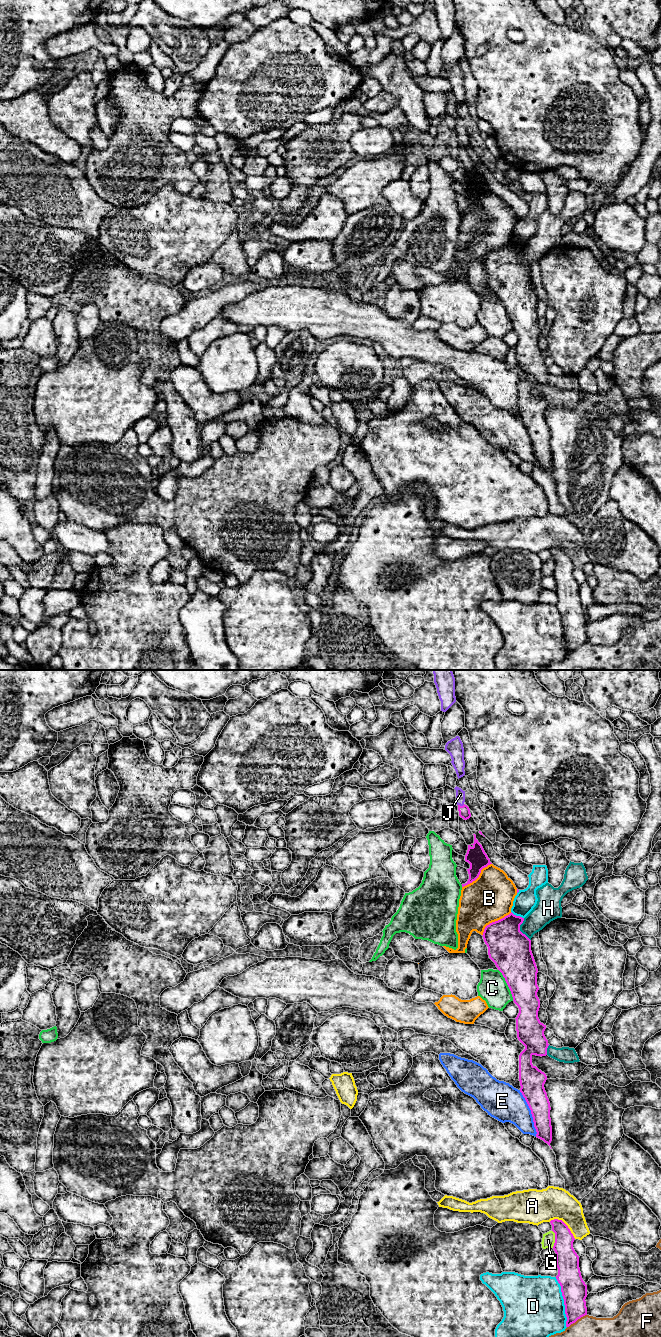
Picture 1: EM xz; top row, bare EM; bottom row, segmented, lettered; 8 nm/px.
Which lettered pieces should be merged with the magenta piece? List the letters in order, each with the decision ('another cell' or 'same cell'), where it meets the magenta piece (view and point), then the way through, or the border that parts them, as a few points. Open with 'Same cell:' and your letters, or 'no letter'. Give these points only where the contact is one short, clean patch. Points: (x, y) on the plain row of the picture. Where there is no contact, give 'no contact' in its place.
Same cell: J
A: another cell; contact xz (564, 551)
B: another cell; contact xz (495, 249)
C: another cell; contact xz (507, 312)
D: another cell; contact xz (564, 630)
E: another cell; contact xz (531, 441)
F: another cell; contact xz (576, 648)
G: another cell; contact xz (555, 567); border xz (552, 558), (554, 561), (553, 575)
H: another cell; contact xz (519, 257)
J: same cell; contact xz (461, 134); way xz (464, 140), (461, 134), (460, 122)

